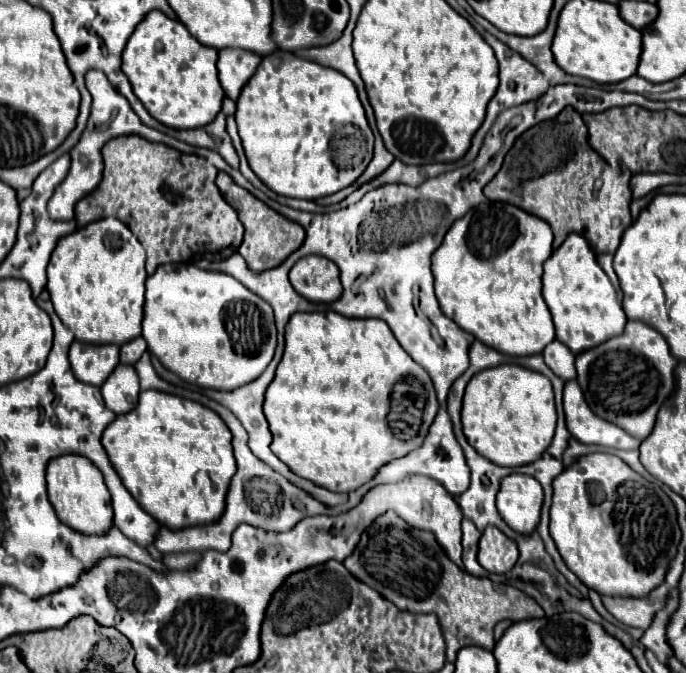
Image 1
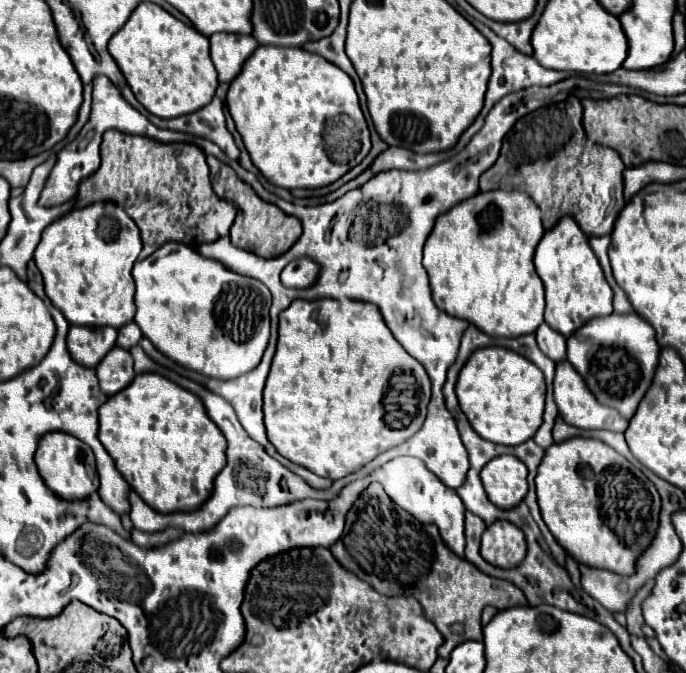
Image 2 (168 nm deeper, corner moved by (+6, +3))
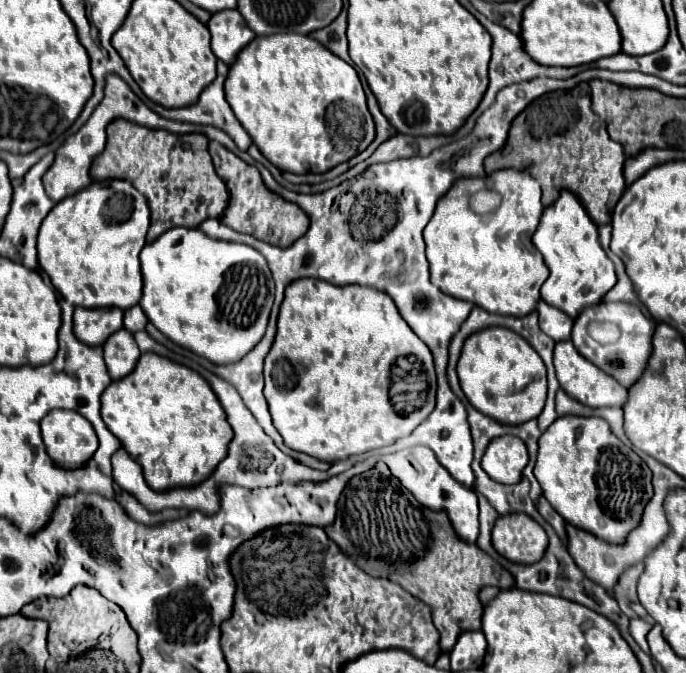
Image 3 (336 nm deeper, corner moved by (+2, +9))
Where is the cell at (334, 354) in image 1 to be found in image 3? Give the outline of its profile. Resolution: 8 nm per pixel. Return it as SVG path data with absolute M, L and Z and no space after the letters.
M301 278L293 280L285 288L285 298L281 302L281 312L277 320L277 334L273 340L273 346L265 358L265 400L269 404L269 412L273 416L273 424L283 436L285 444L293 450L301 450L305 454L311 454L315 458L321 458L325 462L337 462L345 460L351 454L361 454L367 450L375 450L387 444L393 444L397 438L407 436L409 432L415 430L415 426L421 424L421 420L431 414L435 408L435 368L433 368L433 356L427 348L427 344L409 328L409 324L401 318L395 302L387 292L375 290L371 286L359 286L359 284L349 284L349 286L333 286L325 280L317 278Z

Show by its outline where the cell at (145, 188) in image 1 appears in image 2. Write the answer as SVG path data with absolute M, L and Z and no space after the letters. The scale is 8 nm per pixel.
M107 130L103 134L101 166L89 180L83 180L79 184L75 208L85 208L95 202L120 204L133 218L133 222L141 230L141 240L143 240L143 250L139 254L139 260L145 260L147 256L151 256L165 242L183 242L187 246L193 246L193 240L197 240L199 244L215 242L217 238L229 236L229 228L235 220L235 208L229 202L217 198L217 194L211 188L209 166L205 162L205 154L201 148L193 144L179 144L179 142L163 144L163 142L157 142L145 136L123 134L119 130Z

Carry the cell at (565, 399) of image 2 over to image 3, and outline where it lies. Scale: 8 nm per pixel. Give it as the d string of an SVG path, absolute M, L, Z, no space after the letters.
M571 340L557 342L555 354L553 354L555 370L557 370L557 380L561 388L571 396L577 398L581 404L601 408L601 406L623 406L627 398L627 388L623 388L613 376L605 374L601 368L597 368L593 362L585 360L573 346Z

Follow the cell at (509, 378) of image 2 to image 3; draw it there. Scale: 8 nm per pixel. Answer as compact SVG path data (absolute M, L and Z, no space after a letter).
M501 326L483 328L473 332L463 342L463 350L457 362L457 374L461 388L469 402L483 414L505 422L521 424L529 418L537 418L547 398L547 374L541 356L521 338L517 332Z

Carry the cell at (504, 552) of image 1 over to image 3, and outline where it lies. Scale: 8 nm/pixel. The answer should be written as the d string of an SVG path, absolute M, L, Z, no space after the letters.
M515 512L499 516L493 528L495 550L517 564L535 564L543 558L549 538L531 516Z

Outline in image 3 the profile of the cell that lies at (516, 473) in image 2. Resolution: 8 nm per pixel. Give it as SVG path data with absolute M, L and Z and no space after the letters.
M517 436L495 438L483 456L483 470L491 474L493 480L505 484L517 484L521 480L523 468L527 466L527 446Z

